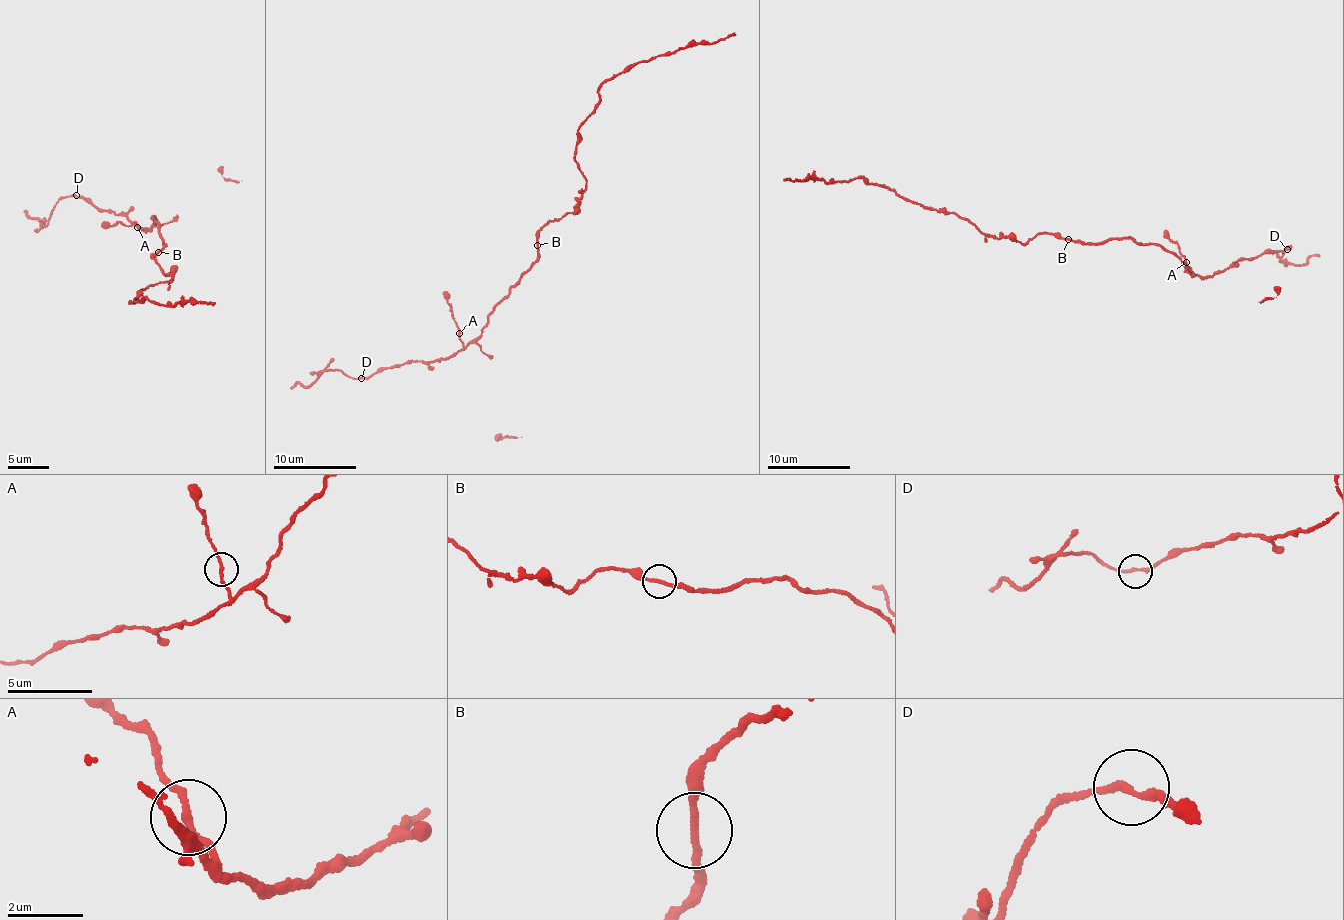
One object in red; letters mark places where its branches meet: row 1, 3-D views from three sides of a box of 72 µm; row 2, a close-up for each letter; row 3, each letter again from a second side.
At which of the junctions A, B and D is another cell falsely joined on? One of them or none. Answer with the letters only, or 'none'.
none

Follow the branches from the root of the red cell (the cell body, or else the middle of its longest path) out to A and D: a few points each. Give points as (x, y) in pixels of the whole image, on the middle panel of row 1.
A: (537, 245), (537, 261), (488, 316), (482, 332), (465, 345), (460, 332)
D: (537, 245), (537, 261), (496, 305), (485, 327), (471, 342), (452, 356), (429, 362), (408, 359), (361, 378)

